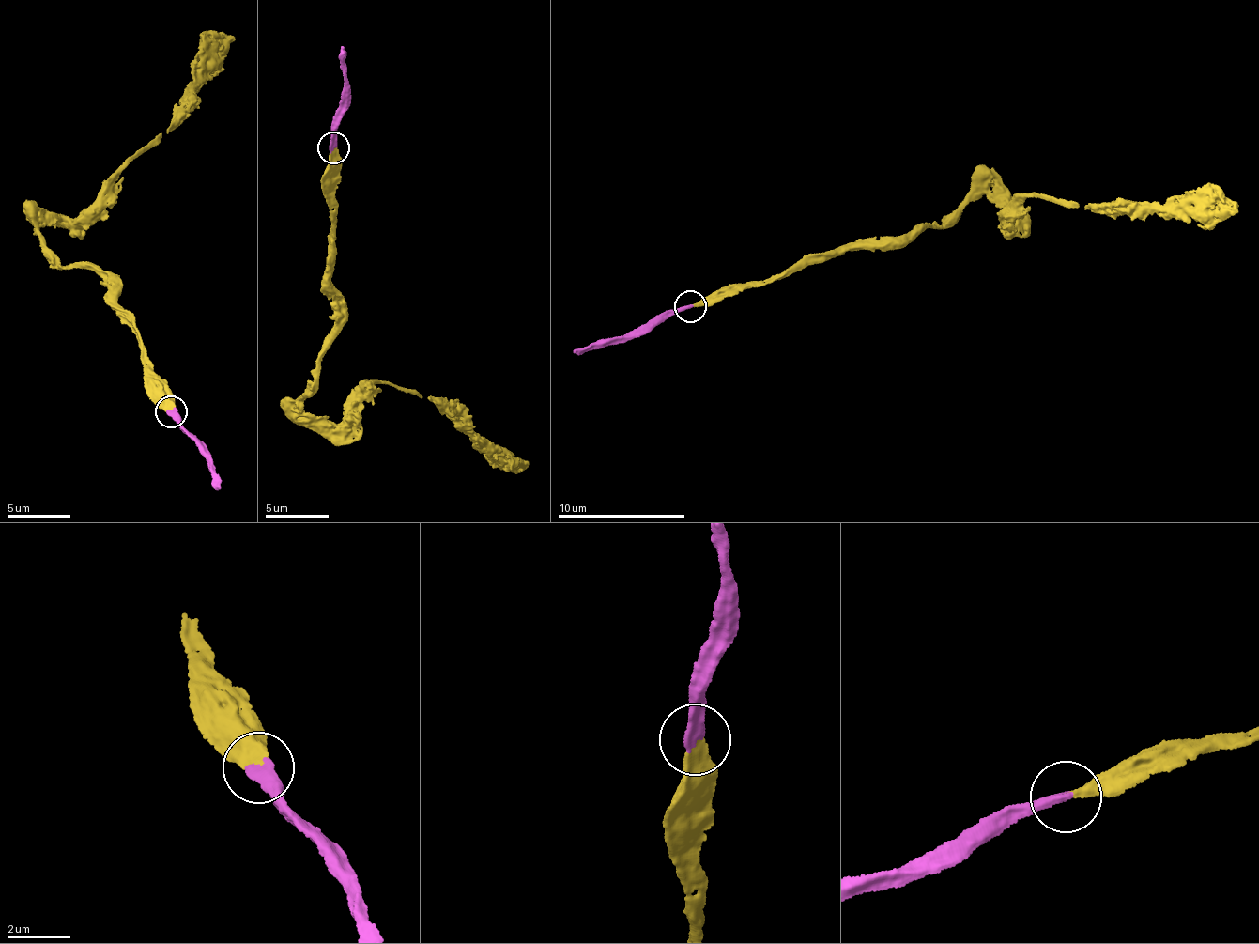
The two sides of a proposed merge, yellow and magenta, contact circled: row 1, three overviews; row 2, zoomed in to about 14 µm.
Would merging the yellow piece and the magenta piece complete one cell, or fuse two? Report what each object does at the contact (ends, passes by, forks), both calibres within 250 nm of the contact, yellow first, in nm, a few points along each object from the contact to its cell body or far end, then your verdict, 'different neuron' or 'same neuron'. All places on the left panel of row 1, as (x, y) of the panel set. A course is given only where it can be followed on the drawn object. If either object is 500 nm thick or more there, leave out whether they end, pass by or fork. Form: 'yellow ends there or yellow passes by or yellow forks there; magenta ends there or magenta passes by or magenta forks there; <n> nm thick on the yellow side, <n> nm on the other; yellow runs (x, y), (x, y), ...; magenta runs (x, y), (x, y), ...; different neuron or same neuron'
yellow ends there; magenta ends there; 440 nm thick on the yellow side, 380 nm on the other; yellow runs (170, 410), (95, 271), (65, 267), (37, 230), (94, 206), (155, 147), (233, 36); magenta runs (171, 410), (213, 463), (219, 489); same neuron

